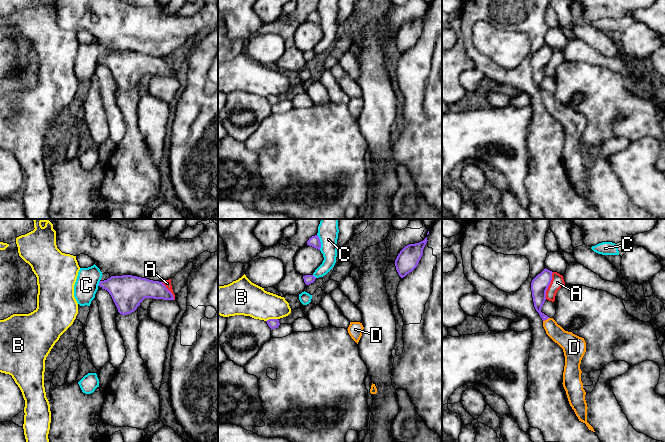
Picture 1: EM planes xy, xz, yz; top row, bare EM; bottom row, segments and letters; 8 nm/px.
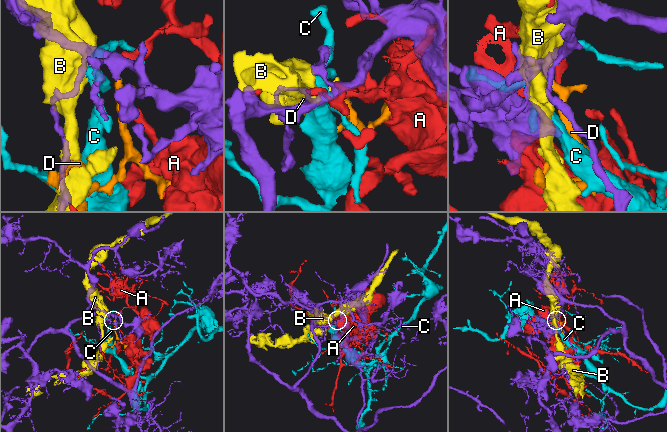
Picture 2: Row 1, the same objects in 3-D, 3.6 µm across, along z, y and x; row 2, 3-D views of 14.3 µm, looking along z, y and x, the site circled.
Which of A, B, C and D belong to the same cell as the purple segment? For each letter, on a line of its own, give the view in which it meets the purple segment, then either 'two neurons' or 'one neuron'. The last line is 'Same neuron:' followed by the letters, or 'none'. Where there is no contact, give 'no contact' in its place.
A: yz | two neurons
B: xz | two neurons
C: xz | two neurons
D: yz | one neuron
Same neuron: D

